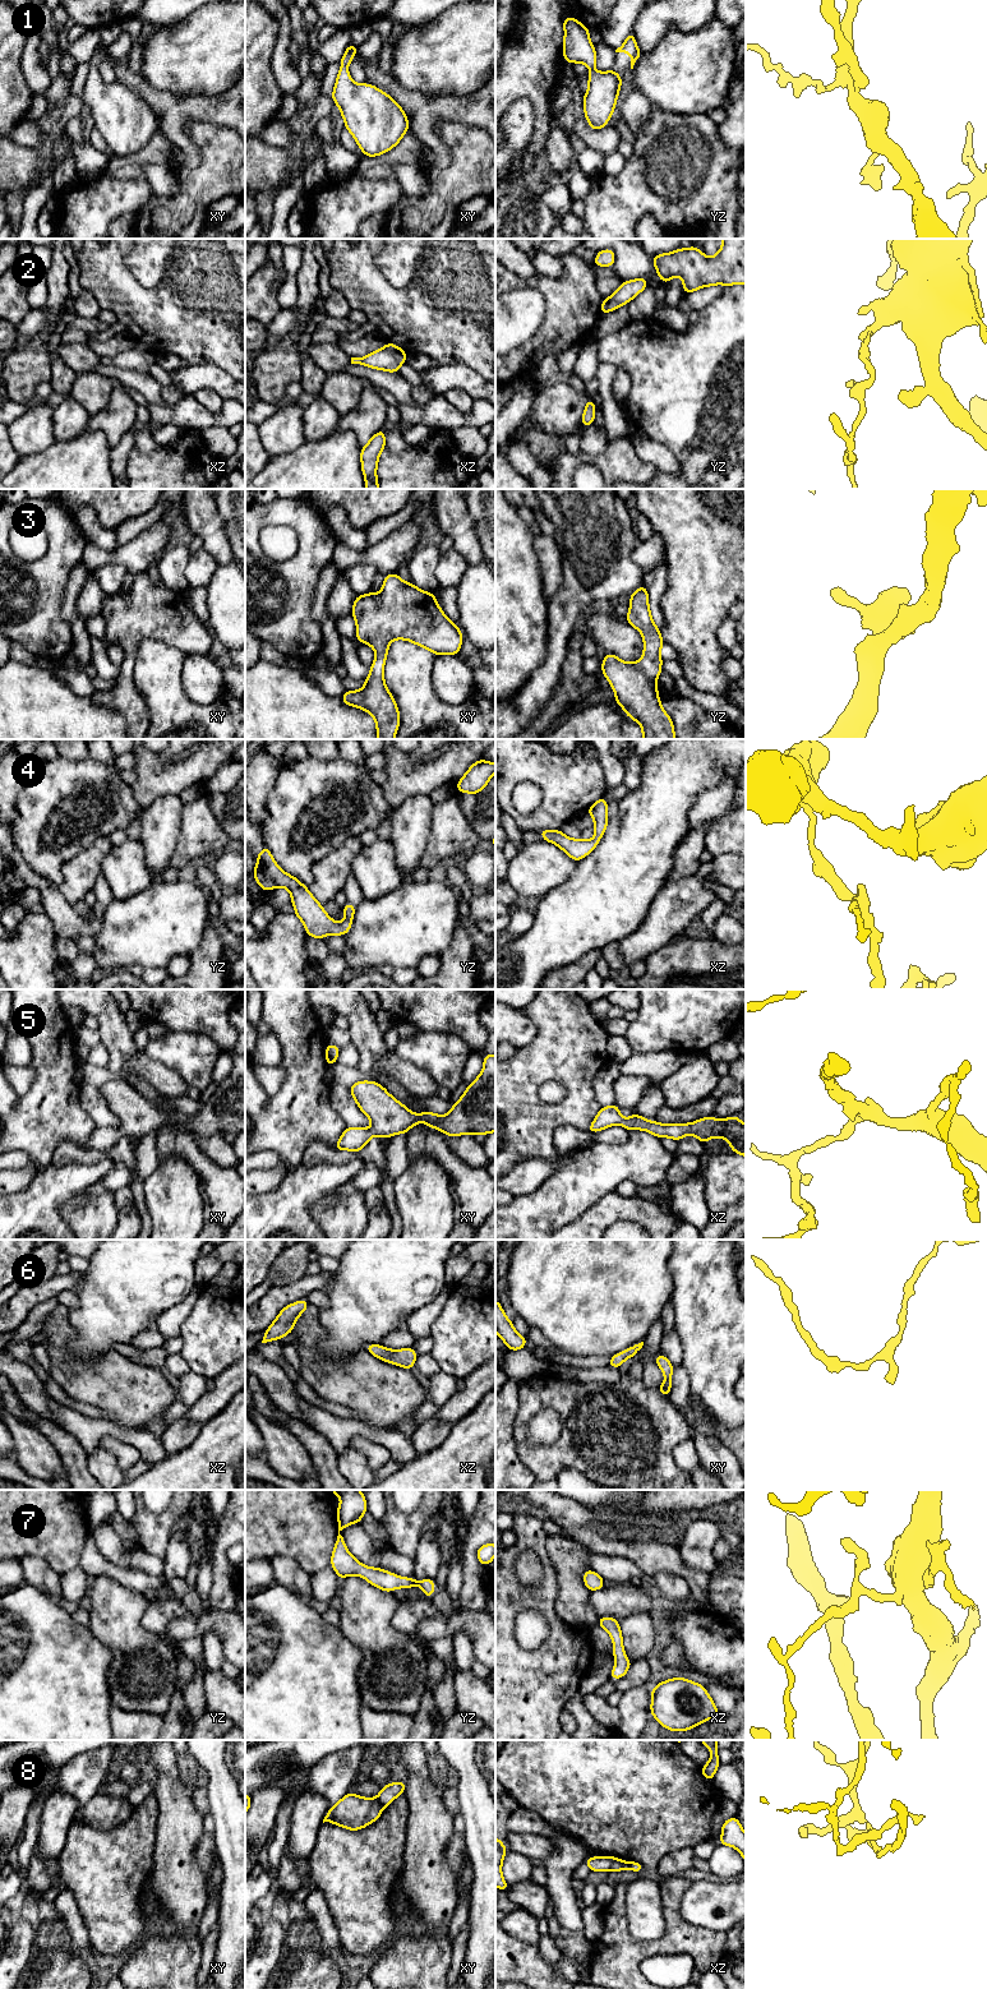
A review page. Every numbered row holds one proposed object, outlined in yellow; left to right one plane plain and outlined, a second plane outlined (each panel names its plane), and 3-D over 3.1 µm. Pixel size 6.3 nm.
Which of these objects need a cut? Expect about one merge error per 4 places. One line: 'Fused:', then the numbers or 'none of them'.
Fused: 8

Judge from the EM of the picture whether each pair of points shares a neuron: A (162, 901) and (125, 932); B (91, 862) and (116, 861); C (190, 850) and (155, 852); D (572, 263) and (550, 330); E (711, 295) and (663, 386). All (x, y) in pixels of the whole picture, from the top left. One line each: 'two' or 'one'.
A: one
B: two
C: two
D: one
E: two

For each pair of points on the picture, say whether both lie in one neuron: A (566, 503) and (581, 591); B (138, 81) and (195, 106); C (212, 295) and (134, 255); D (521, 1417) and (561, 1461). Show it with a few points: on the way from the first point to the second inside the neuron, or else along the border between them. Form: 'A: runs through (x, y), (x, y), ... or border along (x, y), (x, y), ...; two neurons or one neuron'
A: runs through (581, 525), (581, 570); one neuron
B: runs through (151, 96), (166, 106), (180, 106); one neuron
C: border along (173, 252), (155, 286), (143, 287), (135, 280); two neurons
D: runs through (521, 1434), (521, 1443), (538, 1459), (544, 1459); one neuron

